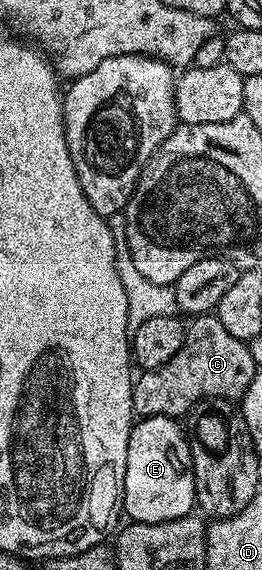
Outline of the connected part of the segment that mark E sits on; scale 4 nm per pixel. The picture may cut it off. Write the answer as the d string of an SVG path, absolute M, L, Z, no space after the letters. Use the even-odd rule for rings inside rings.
M144 416L130 429L128 458L122 483L121 511L127 521L135 524L159 524L162 520L175 520L195 511L194 471L190 465L190 442L177 419L172 416Z

